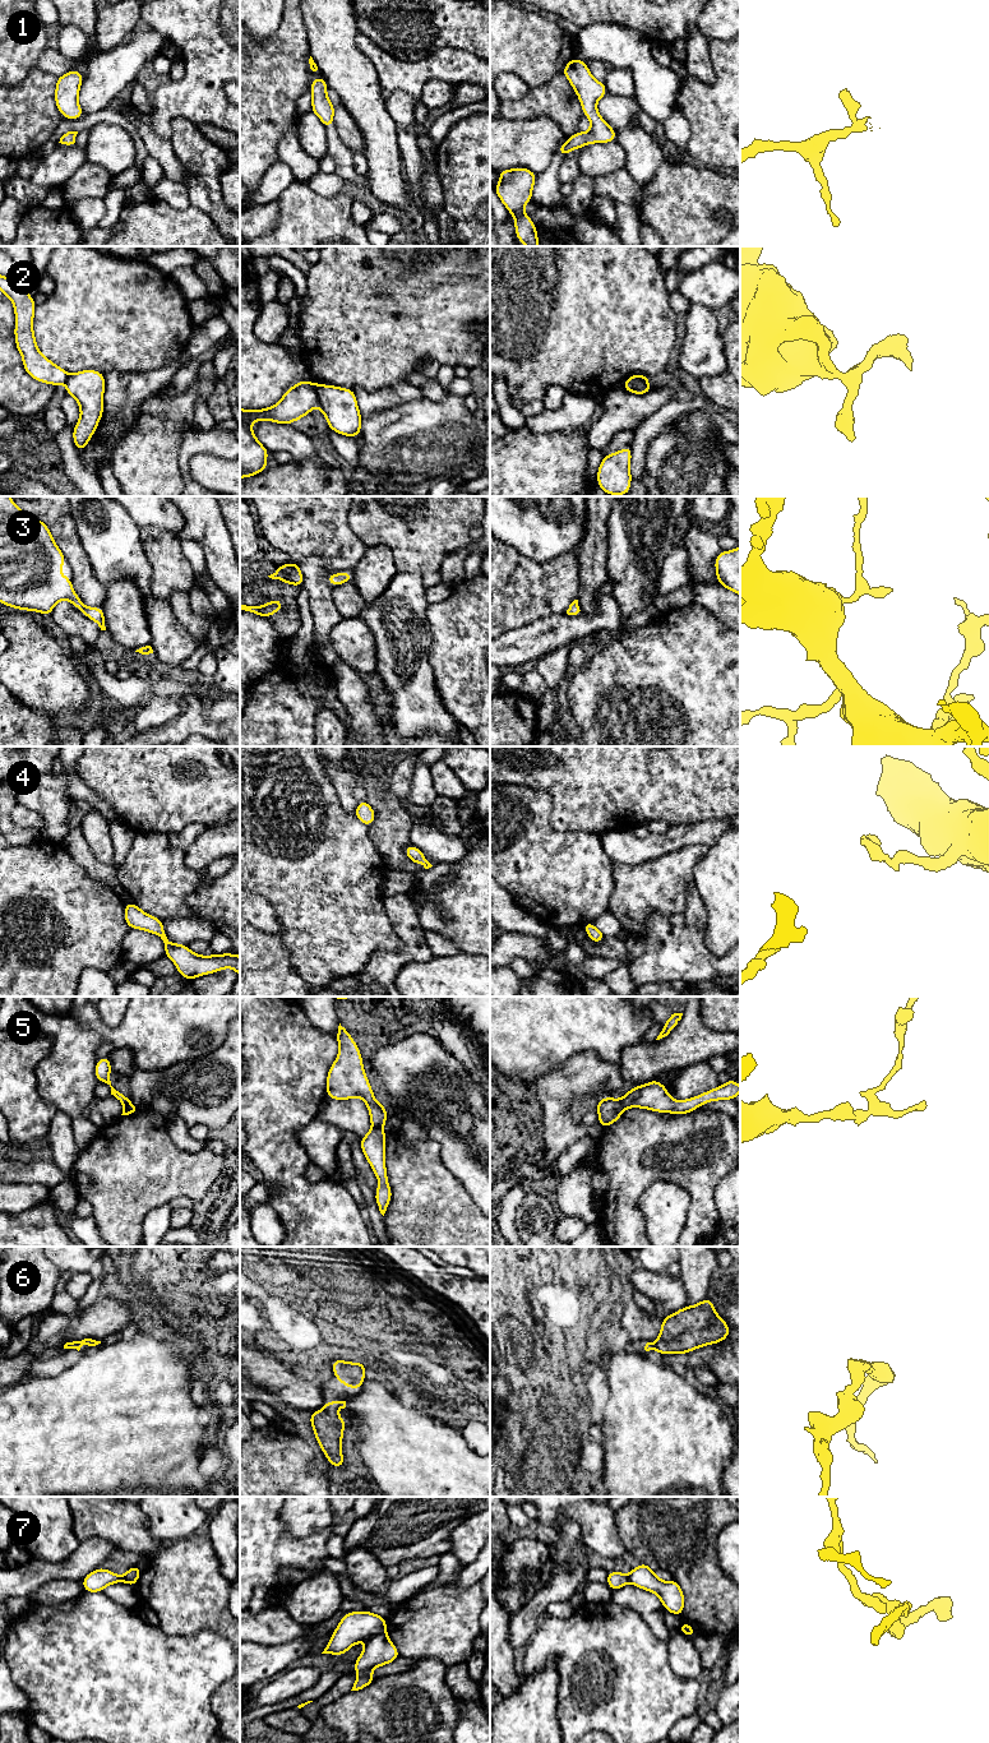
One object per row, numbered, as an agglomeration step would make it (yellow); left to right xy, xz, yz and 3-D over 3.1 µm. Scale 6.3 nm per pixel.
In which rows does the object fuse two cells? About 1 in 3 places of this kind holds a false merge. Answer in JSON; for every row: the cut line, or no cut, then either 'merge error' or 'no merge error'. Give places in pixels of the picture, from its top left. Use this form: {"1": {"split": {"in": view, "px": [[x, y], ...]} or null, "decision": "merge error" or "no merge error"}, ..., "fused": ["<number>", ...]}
{"1": {"split": null, "decision": "no merge error"}, "2": {"split": {"in": "xz", "px": [[314, 384], [318, 405]]}, "decision": "merge error"}, "3": {"split": null, "decision": "no merge error"}, "4": {"split": null, "decision": "no merge error"}, "5": {"split": {"in": "xz", "px": [[373, 1126], [382, 1128]]}, "decision": "merge error"}, "6": {"split": null, "decision": "no merge error"}, "7": {"split": {"in": "xz", "px": [[384, 1631], [369, 1639]]}, "decision": "merge error"}, "fused": ["2", "5", "7"]}

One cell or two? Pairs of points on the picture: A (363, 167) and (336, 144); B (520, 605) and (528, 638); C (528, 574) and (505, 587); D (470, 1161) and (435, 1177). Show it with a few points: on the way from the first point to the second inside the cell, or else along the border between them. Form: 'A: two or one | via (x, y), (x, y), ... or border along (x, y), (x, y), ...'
A: two | border along (351, 151), (354, 169), (365, 176)
B: two | border along (553, 614), (503, 633)
C: one | via (523, 579), (516, 587), (511, 587)
D: two | border along (438, 1142), (442, 1163), (468, 1193)

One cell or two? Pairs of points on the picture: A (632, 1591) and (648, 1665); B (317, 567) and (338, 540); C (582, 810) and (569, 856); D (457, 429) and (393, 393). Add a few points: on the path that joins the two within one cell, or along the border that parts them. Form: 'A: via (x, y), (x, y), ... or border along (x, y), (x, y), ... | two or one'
A: border along (610, 1600), (636, 1610), (655, 1636) | two
B: border along (299, 563), (312, 556), (319, 556), (329, 572) | two
C: border along (549, 819), (559, 831), (587, 831), (599, 835) | two
D: border along (423, 397), (380, 411) | two

